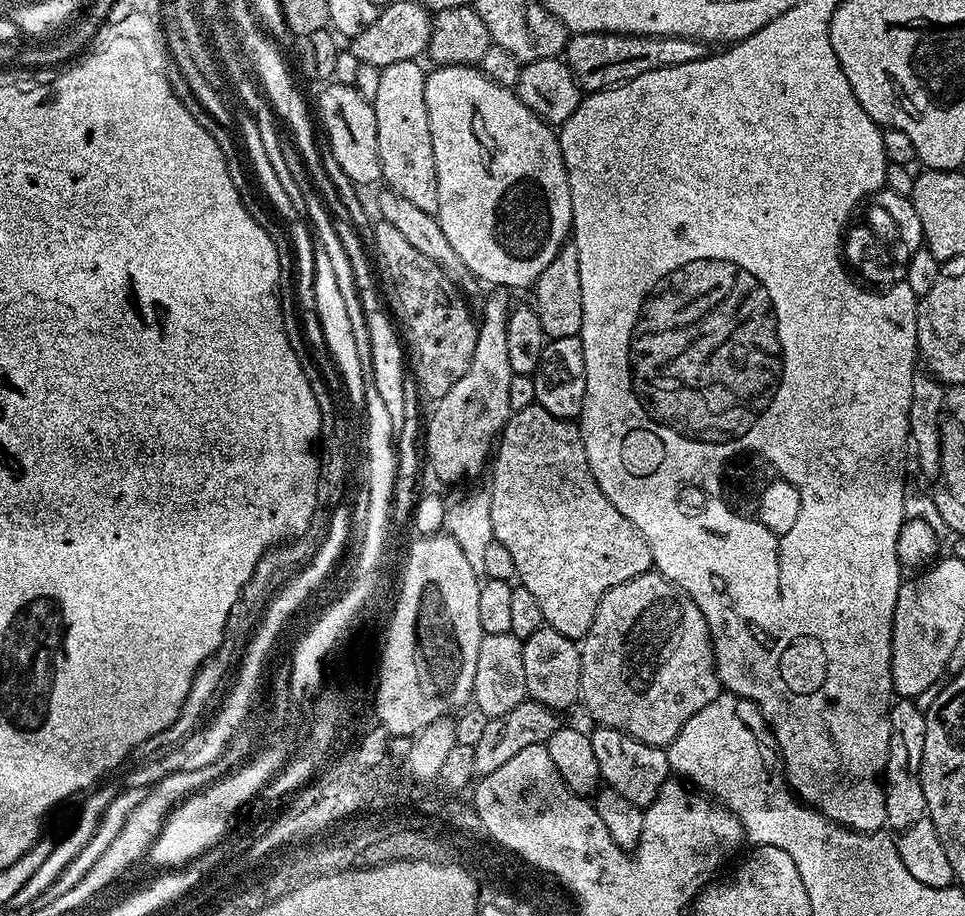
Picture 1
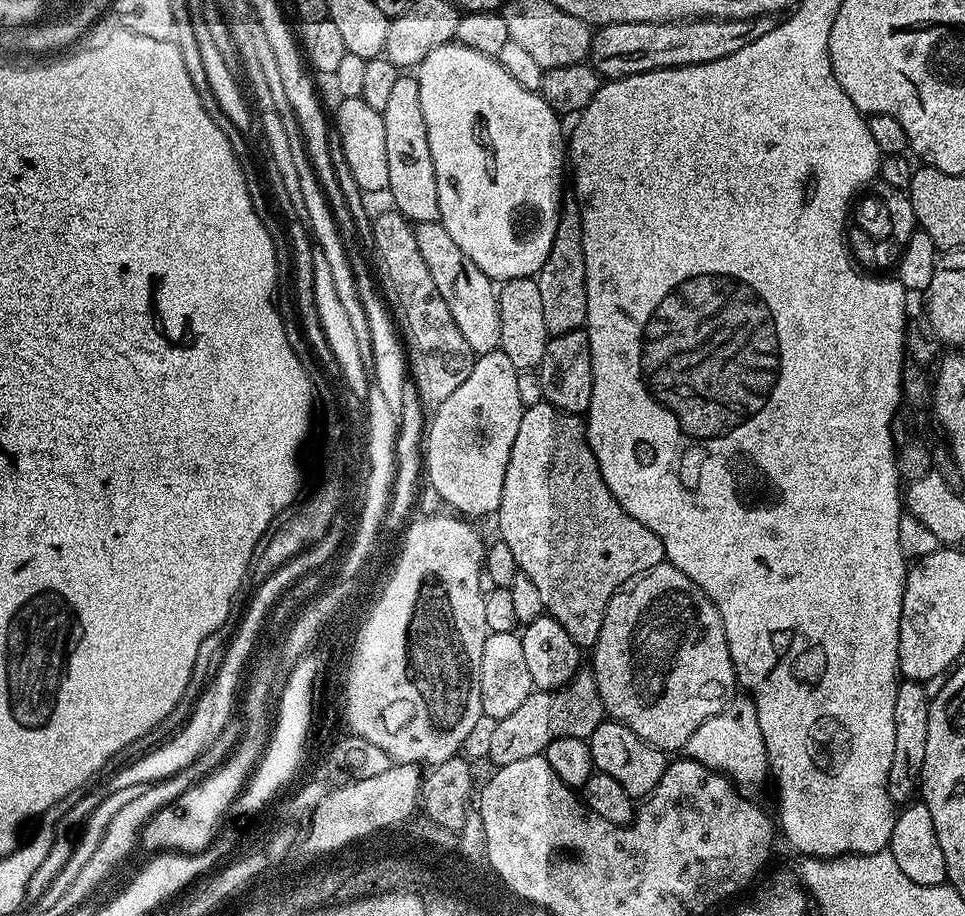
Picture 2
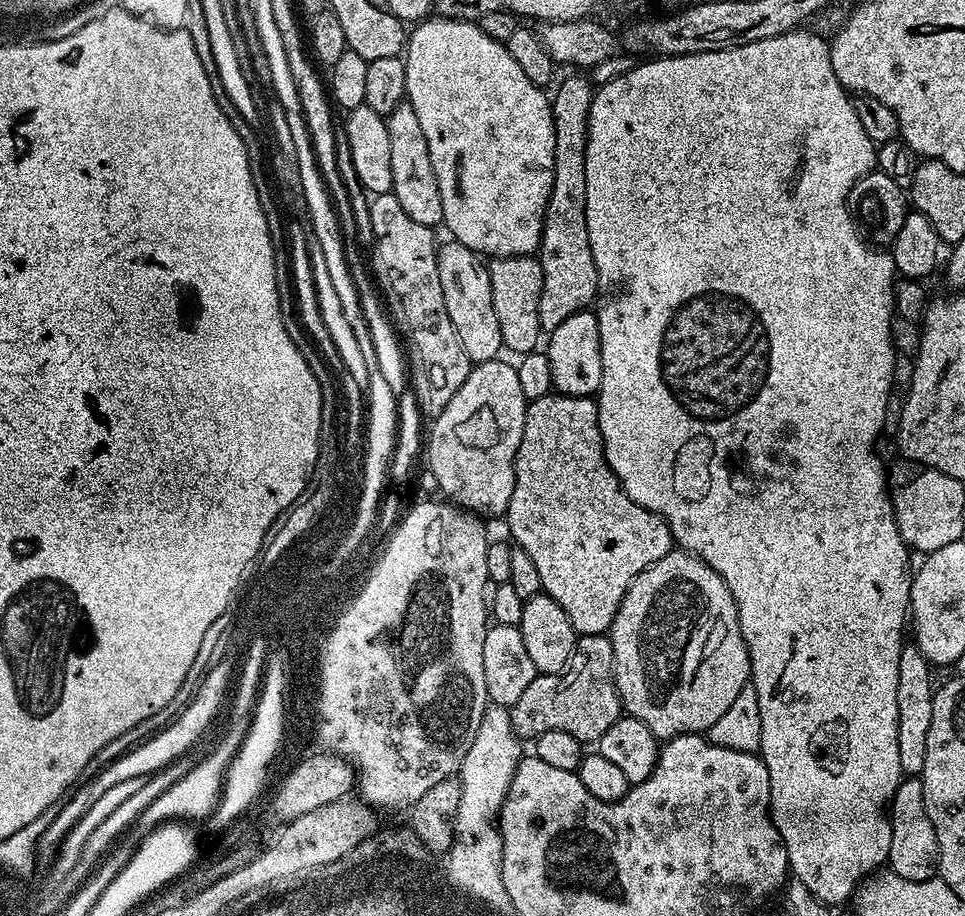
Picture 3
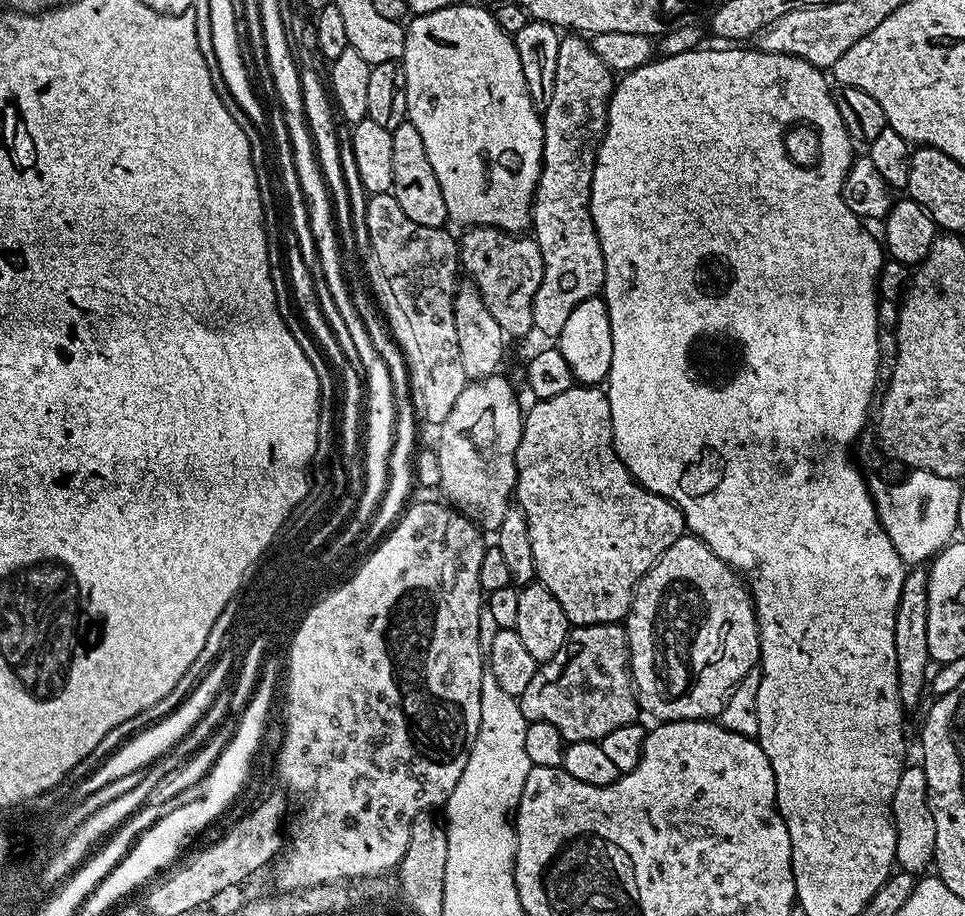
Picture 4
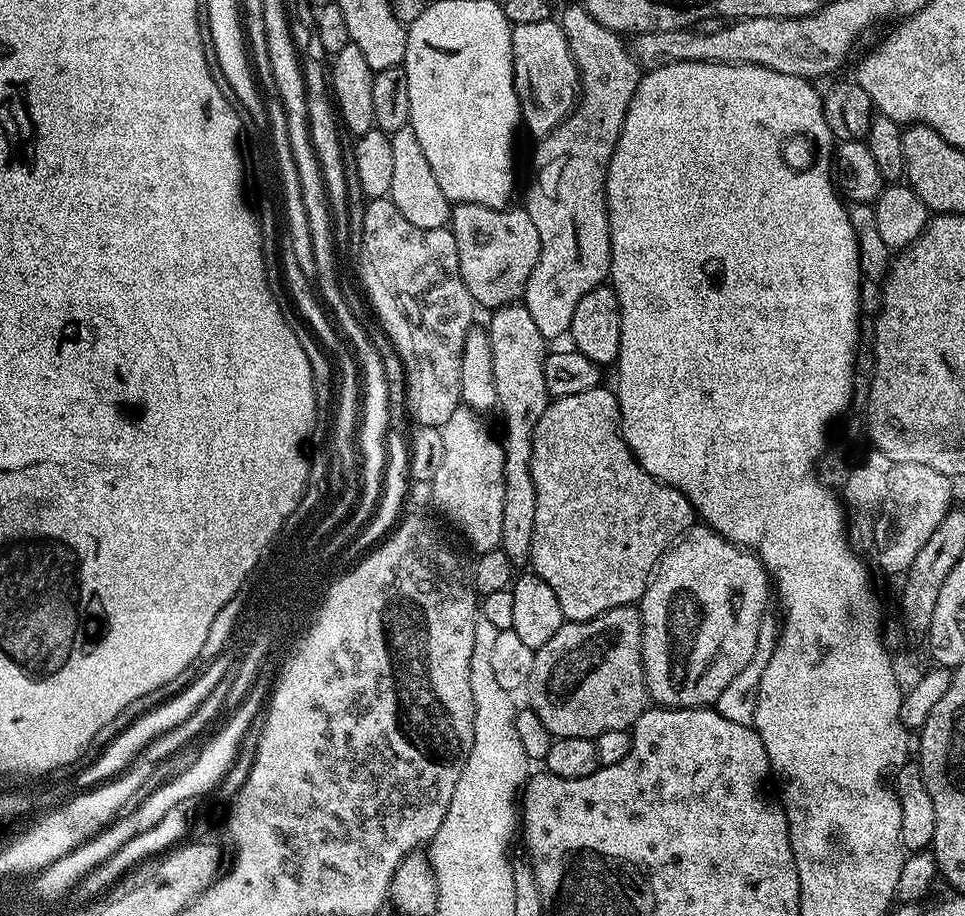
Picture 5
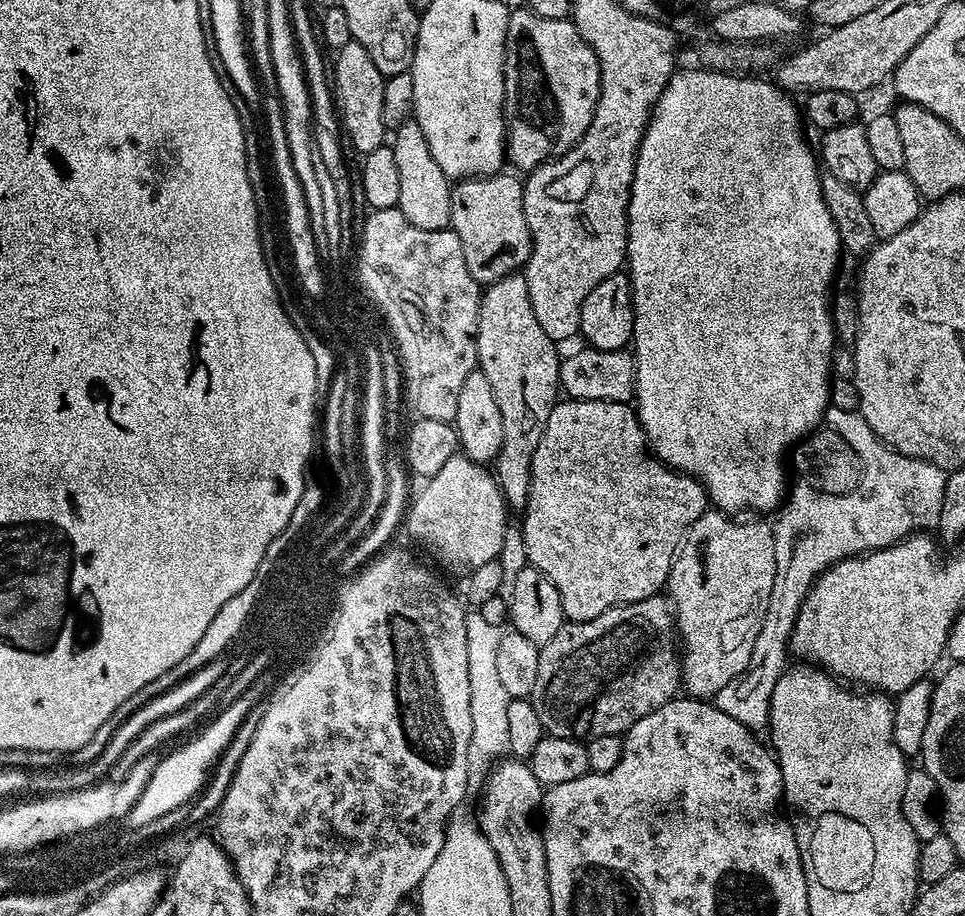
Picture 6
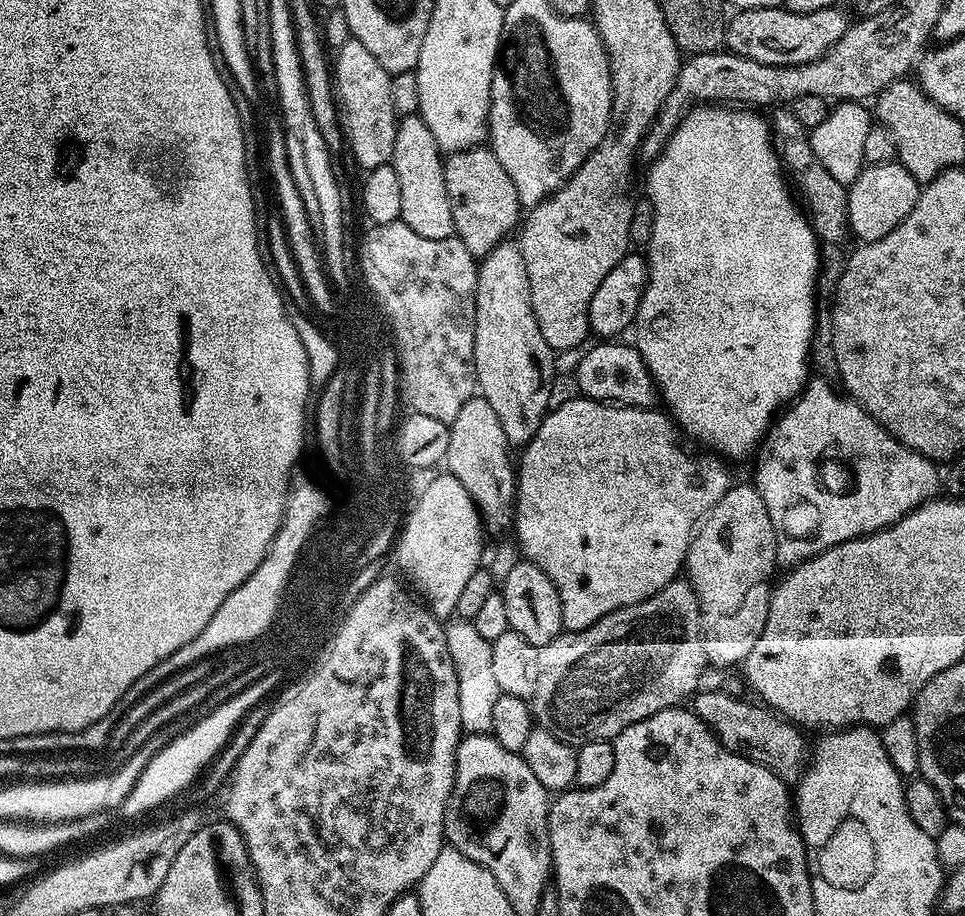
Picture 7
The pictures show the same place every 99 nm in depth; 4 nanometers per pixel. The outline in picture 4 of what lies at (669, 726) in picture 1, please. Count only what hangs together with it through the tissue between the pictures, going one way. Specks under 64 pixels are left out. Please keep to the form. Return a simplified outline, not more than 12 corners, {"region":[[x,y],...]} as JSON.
{"region":[[685,534],[636,586],[653,721],[716,720],[757,667],[748,585]]}

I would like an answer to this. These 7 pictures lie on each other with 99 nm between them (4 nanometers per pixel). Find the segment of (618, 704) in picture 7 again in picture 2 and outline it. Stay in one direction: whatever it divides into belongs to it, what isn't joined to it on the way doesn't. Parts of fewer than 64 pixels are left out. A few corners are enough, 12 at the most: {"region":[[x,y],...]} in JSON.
{"region":[[598,682],[533,690],[488,736],[493,765],[587,740],[606,719]]}

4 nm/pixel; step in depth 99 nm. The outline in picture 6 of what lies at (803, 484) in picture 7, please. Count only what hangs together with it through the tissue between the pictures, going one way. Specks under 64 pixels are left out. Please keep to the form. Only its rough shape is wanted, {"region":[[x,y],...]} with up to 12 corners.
{"region":[[829,407],[864,456],[848,500],[787,493],[754,654],[714,698],[768,727],[808,589],[937,523],[945,472]]}

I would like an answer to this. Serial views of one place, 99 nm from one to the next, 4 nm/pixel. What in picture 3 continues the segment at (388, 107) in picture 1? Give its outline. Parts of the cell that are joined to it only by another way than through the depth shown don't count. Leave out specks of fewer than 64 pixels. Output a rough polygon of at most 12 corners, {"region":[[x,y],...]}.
{"region":[[410,106],[387,117],[392,190],[402,210],[442,224],[430,146]]}

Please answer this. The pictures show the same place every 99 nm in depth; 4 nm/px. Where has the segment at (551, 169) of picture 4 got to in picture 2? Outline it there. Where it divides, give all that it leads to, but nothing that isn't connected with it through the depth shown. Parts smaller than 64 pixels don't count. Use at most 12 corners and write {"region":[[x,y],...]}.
{"region":[[563,201],[535,279],[549,337],[586,324],[580,206]]}

